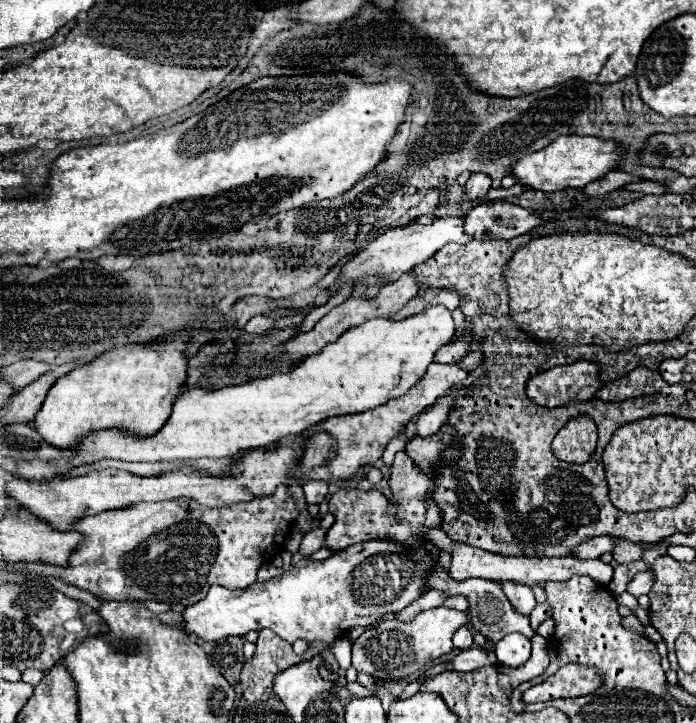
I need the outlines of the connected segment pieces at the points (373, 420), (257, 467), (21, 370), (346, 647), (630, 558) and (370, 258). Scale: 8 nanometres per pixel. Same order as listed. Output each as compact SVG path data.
M434 362L434 364L430 364L426 376L422 376L422 380L414 388L410 388L410 392L406 392L404 396L388 400L386 404L376 406L374 410L366 410L362 414L326 418L322 422L322 428L326 428L326 432L336 436L336 440L338 440L336 458L326 468L314 468L314 472L310 472L310 476L306 476L304 482L308 482L310 478L312 480L320 480L322 478L326 482L330 482L330 480L346 480L346 478L354 476L360 466L374 464L382 456L386 444L400 430L402 424L410 422L418 412L422 412L422 408L428 408L438 396L446 394L452 386L466 382L466 378L468 378L468 372L462 370L460 366L448 366L448 364Z
M278 448L278 452L254 452L254 456L246 456L242 460L242 472L234 476L234 480L210 480L210 476L198 476L198 472L168 472L162 476L140 478L128 472L90 472L78 478L60 480L54 484L38 484L32 480L12 480L4 482L2 492L14 498L24 510L34 514L38 520L50 524L56 530L70 530L72 524L84 516L94 516L104 510L124 508L134 502L158 502L158 500L174 500L174 498L190 498L198 500L206 506L218 504L236 504L242 500L252 500L254 496L274 494L274 488L286 484L286 472L290 468L290 448Z
M20 360L4 368L4 378L6 382L14 388L14 392L22 390L26 384L34 382L38 376L48 372L50 366L44 362L34 362L34 360Z
M342 638L342 640L334 640L332 644L330 644L330 652L334 654L334 658L336 658L336 662L338 662L338 666L340 668L350 668L350 640L348 638Z
M620 540L620 544L614 548L612 555L619 564L636 562L636 560L642 558L642 554L640 554L640 546L630 544L630 542L626 542L626 540Z
M442 216L442 218L436 218L432 224L426 224L426 226L408 224L406 228L390 228L384 234L380 234L376 240L372 240L364 250L354 254L344 264L340 282L346 284L350 280L352 284L356 284L358 280L362 280L370 288L370 292L366 292L366 296L372 296L374 294L374 280L378 280L378 278L396 280L404 272L410 272L414 266L432 258L448 242L468 244L470 240L472 240L472 236L464 232L464 218L462 216Z

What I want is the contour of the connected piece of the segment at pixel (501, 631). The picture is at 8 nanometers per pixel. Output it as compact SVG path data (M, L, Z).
M448 576L448 588L442 590L446 594L462 594L468 598L470 608L468 608L468 618L474 630L478 630L480 634L484 634L488 640L498 642L502 636L506 636L508 632L522 632L524 636L532 638L534 630L530 628L530 620L524 616L518 616L518 612L514 612L514 608L510 608L510 602L506 600L506 596L502 596L502 586L488 582L488 580L454 580Z

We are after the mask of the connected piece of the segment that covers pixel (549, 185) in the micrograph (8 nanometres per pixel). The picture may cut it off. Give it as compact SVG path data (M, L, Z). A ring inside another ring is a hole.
M558 136L546 148L522 156L516 164L512 164L510 172L518 178L518 182L540 192L582 188L588 182L610 172L616 166L618 154L620 154L620 148L612 140L602 140L594 136Z

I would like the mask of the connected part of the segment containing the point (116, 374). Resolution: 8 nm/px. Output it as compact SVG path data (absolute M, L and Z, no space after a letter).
M184 332L166 336L152 346L114 348L98 356L94 364L68 372L48 390L48 396L34 418L36 432L46 444L60 450L72 450L86 436L110 428L138 438L158 434L172 412L180 384L186 380L188 364L184 348L188 340L190 336Z

